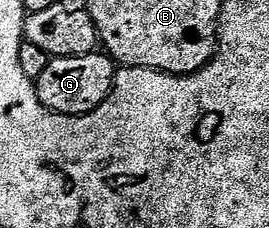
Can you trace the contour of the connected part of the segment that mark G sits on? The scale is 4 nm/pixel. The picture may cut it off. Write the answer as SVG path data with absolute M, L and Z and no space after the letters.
M107 54L62 55L47 60L48 64L35 76L36 92L51 111L59 115L88 115L108 99L116 82L117 64Z

